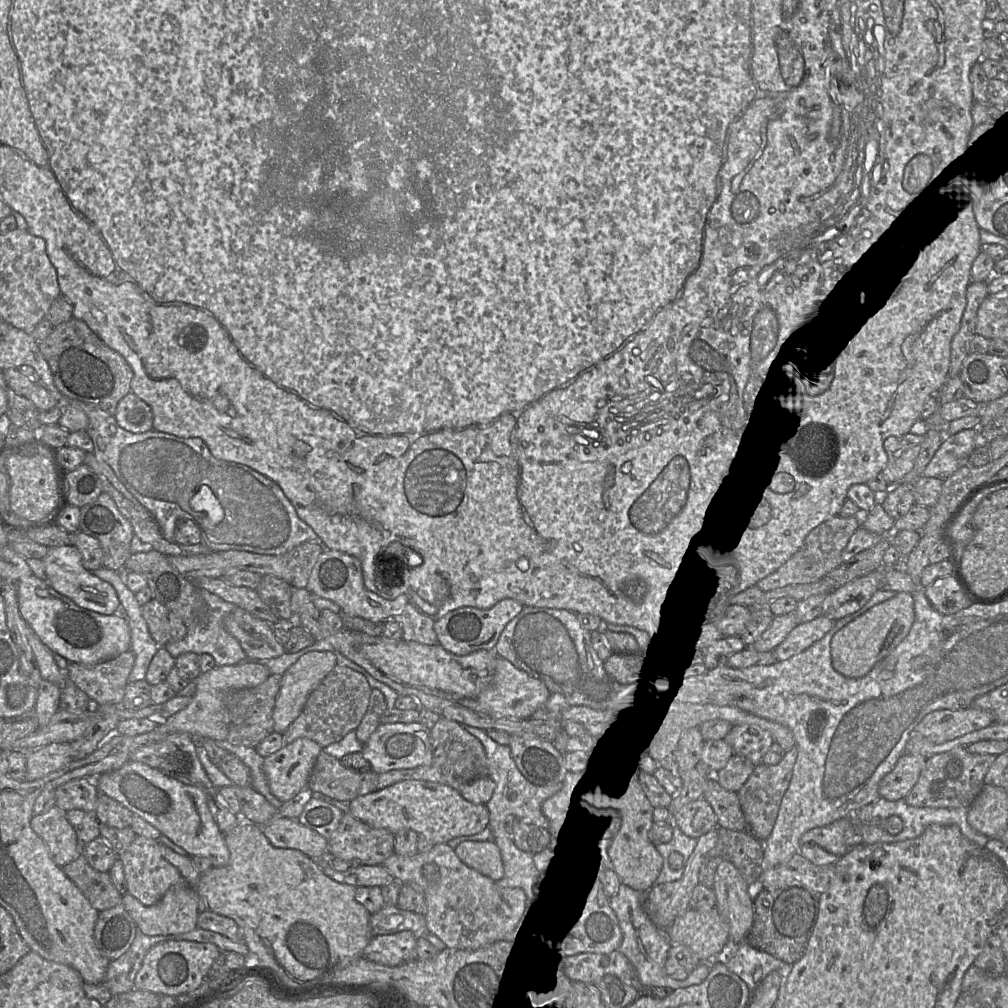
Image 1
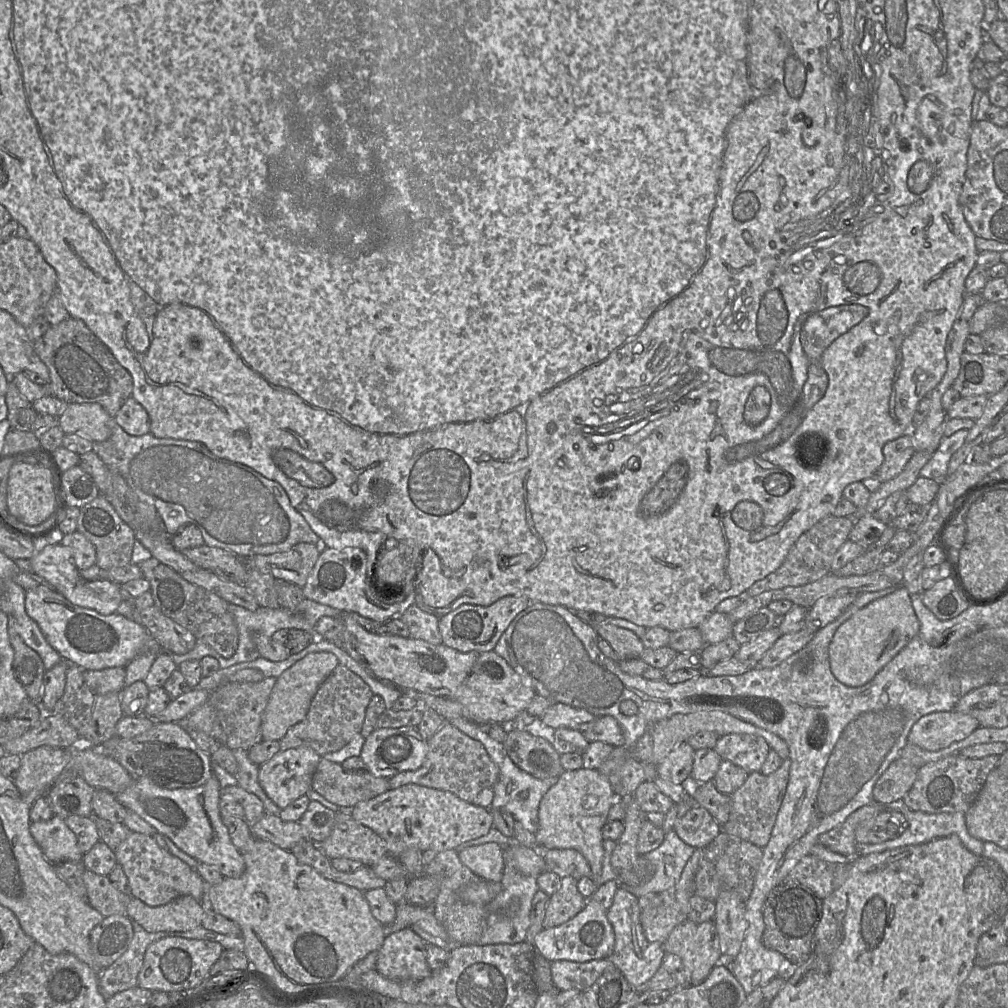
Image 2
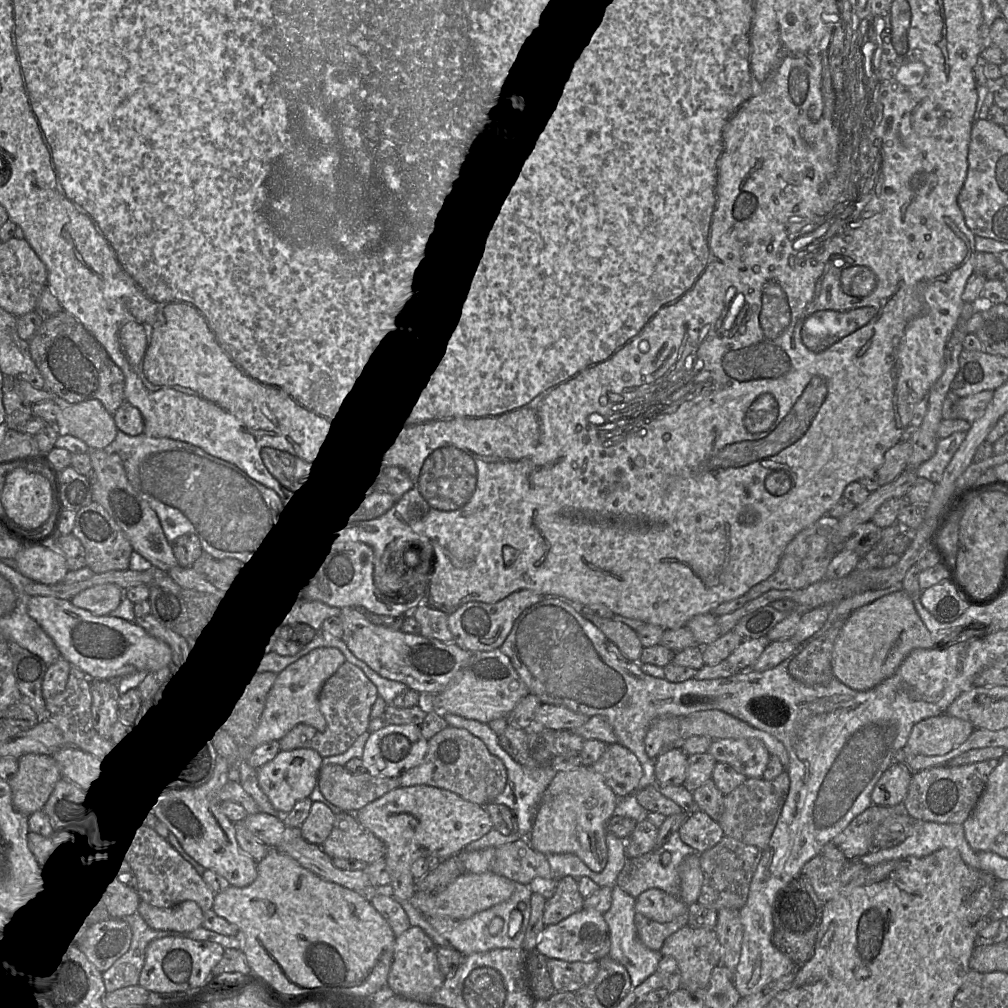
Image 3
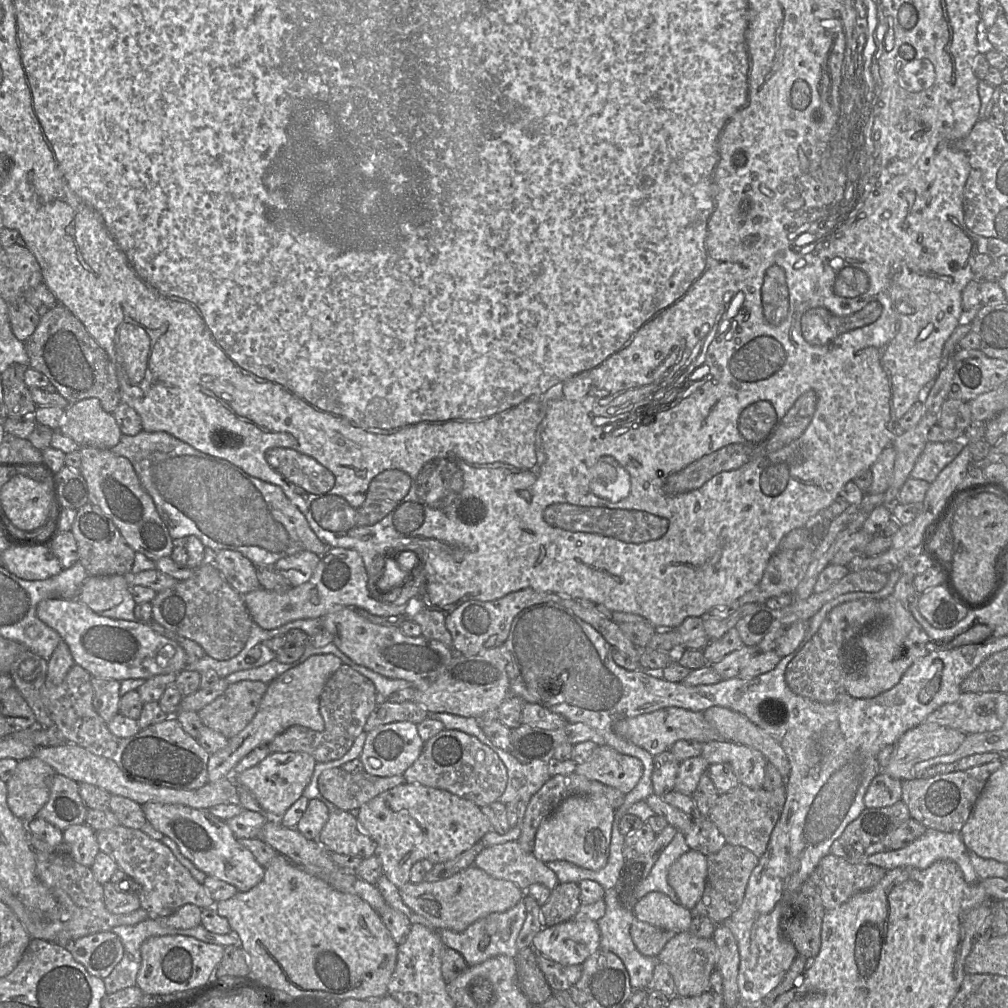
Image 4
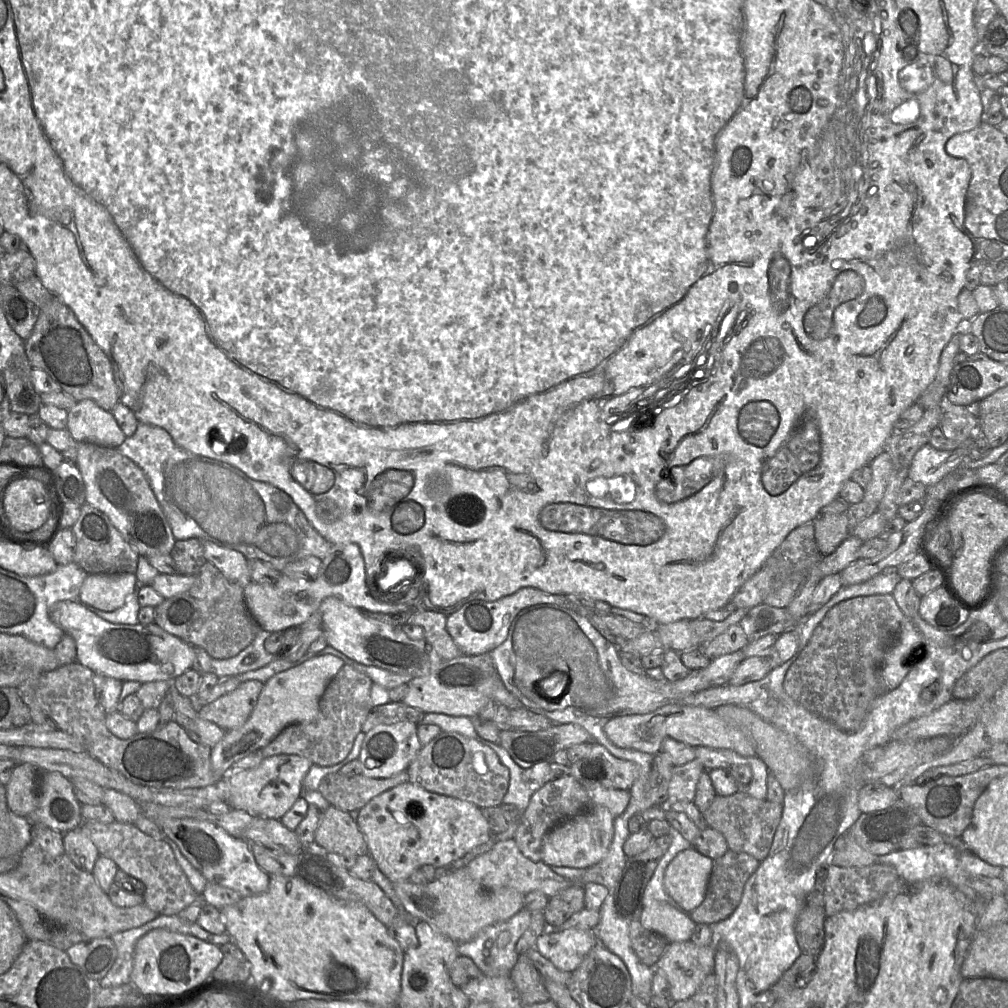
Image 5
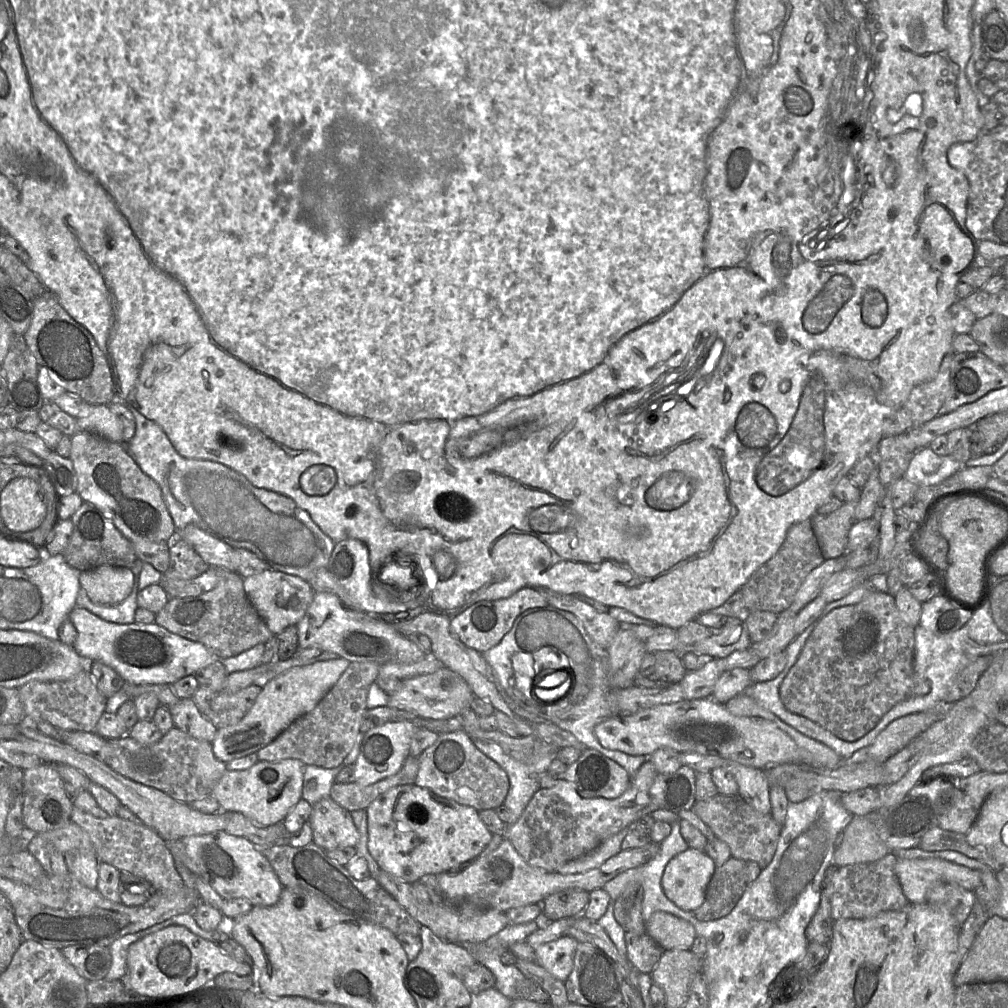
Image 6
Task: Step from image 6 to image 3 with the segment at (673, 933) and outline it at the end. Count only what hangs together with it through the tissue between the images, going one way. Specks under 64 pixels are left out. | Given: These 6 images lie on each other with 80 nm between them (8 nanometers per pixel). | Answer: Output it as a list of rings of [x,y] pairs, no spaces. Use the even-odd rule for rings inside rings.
[[[648,889],[635,899],[635,912],[650,920],[667,923],[687,913],[687,905],[677,896],[660,889]]]

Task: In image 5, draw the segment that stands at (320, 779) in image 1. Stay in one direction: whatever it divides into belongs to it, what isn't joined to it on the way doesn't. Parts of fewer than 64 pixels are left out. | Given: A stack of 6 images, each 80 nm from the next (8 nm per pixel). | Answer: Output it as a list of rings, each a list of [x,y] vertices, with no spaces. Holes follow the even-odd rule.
[[[407,770],[390,778],[369,778],[362,774],[347,777],[340,772],[326,775],[319,784],[319,792],[335,808],[359,811],[371,799],[400,784],[409,782]]]

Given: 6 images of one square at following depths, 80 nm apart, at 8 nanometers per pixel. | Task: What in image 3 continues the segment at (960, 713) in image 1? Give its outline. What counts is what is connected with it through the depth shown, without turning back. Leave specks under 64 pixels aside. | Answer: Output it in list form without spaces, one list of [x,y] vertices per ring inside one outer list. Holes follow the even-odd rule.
[[[946,713],[916,723],[902,749],[906,756],[943,755],[965,742],[976,728]]]

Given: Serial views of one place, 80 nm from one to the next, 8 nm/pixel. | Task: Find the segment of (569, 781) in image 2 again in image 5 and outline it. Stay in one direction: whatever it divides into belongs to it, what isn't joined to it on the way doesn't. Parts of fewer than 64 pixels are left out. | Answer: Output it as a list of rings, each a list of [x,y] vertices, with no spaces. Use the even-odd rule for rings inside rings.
[[[595,806],[555,826],[543,838],[541,861],[549,866],[588,868],[602,861],[611,845],[614,816],[604,806]]]

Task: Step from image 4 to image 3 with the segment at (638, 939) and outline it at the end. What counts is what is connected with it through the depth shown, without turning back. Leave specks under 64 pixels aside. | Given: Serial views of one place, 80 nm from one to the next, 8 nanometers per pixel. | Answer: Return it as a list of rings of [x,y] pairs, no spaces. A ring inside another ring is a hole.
[[[636,913],[634,916],[634,923],[640,941],[653,951],[660,951],[665,939],[686,926],[687,921],[687,913],[667,923],[650,920],[640,913]]]

